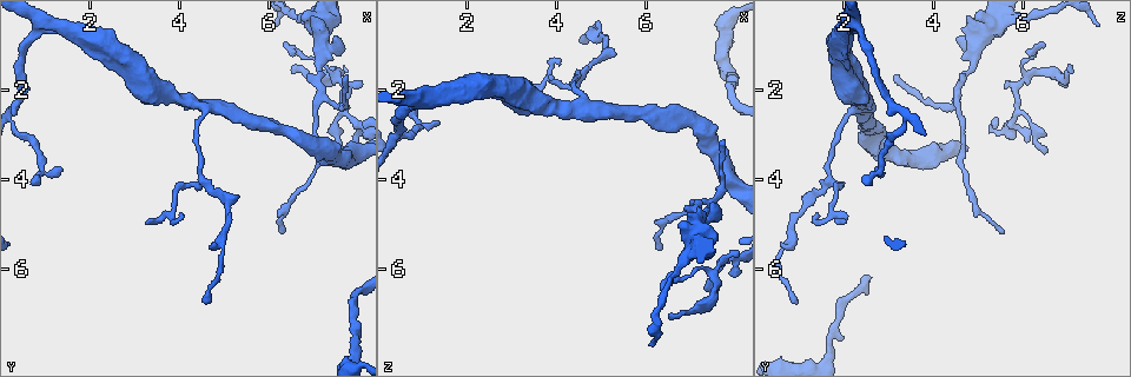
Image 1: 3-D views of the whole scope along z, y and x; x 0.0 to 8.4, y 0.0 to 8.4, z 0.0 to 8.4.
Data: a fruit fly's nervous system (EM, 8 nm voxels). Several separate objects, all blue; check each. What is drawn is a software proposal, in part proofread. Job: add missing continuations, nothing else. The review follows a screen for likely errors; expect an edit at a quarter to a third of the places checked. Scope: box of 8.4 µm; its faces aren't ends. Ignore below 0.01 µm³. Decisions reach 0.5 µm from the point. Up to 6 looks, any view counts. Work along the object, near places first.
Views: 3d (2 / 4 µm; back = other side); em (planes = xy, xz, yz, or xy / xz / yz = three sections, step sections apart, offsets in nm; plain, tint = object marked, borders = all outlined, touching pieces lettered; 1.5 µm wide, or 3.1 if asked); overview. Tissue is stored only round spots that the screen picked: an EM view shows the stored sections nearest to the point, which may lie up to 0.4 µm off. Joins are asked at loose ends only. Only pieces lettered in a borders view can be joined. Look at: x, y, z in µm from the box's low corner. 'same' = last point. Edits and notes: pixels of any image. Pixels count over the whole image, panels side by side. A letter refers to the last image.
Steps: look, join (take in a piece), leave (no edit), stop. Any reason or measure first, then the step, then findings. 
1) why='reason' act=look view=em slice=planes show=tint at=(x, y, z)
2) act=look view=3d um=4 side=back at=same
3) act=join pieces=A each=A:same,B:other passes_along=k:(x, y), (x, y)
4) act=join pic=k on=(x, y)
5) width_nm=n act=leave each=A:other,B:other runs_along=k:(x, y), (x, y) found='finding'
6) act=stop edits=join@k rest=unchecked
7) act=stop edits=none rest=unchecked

act=look view=em slice=xz step=8 show=tint at=(1.35, 3.75, 2.75)

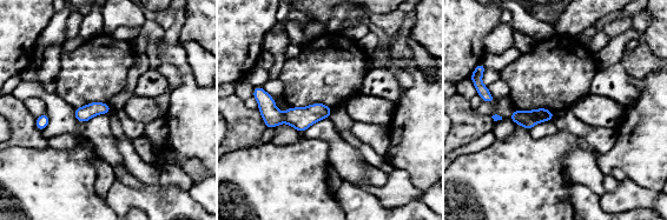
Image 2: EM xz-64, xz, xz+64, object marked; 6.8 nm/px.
why='cut it another way' act=look view=em slice=planes show=borders at=same

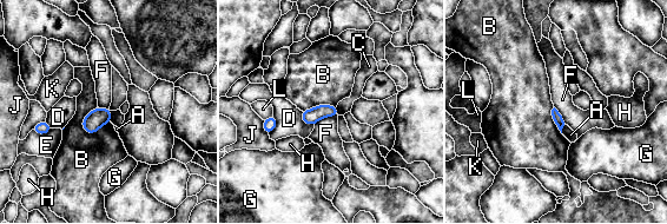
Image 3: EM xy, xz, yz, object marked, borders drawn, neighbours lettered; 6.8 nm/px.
act=leave each=A:other,B:other,C:other,D:other,E:other,F:other,G:other,H:other,J:other,K:other,L:other border=3:(337, 114), (322, 117), (314, 124) found='none of them fits'

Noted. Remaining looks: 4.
why='free end' act=look view=3d um=2 side=back at=(3.25, 4.95, 1.85)

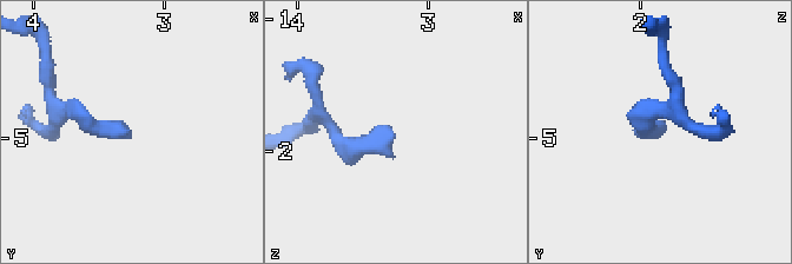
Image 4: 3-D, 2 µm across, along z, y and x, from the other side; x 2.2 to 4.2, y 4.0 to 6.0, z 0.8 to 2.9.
why='shape alone is not enough' act=look view=em slice=planes show=tint at=(3.24, 4.98, 1.90)

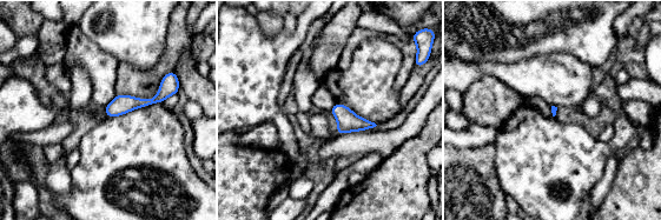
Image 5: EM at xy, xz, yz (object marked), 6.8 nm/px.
why='what lies round it' act=look view=em slice=planes show=borders at=same

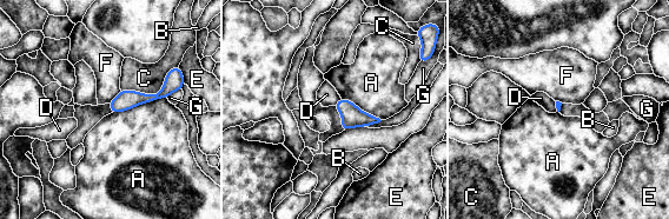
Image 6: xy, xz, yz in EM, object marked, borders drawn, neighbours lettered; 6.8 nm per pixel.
act=leave each=A:other,B:other,C:other,D:other,E:other,F:other,G:other runs_along=6:(174, 84), (159, 95), (126, 99), (113, 108) found='none of them fits'

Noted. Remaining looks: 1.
why='long arm stops here' act=look view=em slice=xz step=8 show=borders at=(6.30, 5.20, 5.60)

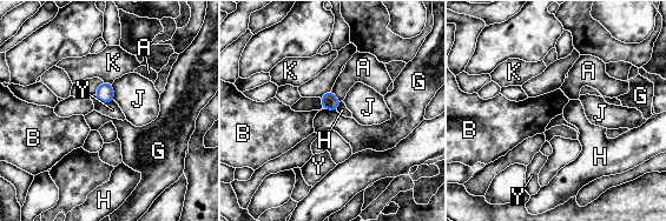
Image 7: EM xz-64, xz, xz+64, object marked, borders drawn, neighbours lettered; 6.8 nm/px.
width_nm=110 act=leave each=A:other,B:other,G:other,H:other,J:other,K:other,Y:other border=7:(324, 108), (336, 111) found='no lettered piece goes on from it'

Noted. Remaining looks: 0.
act=stop edits=none rest=unchecked

